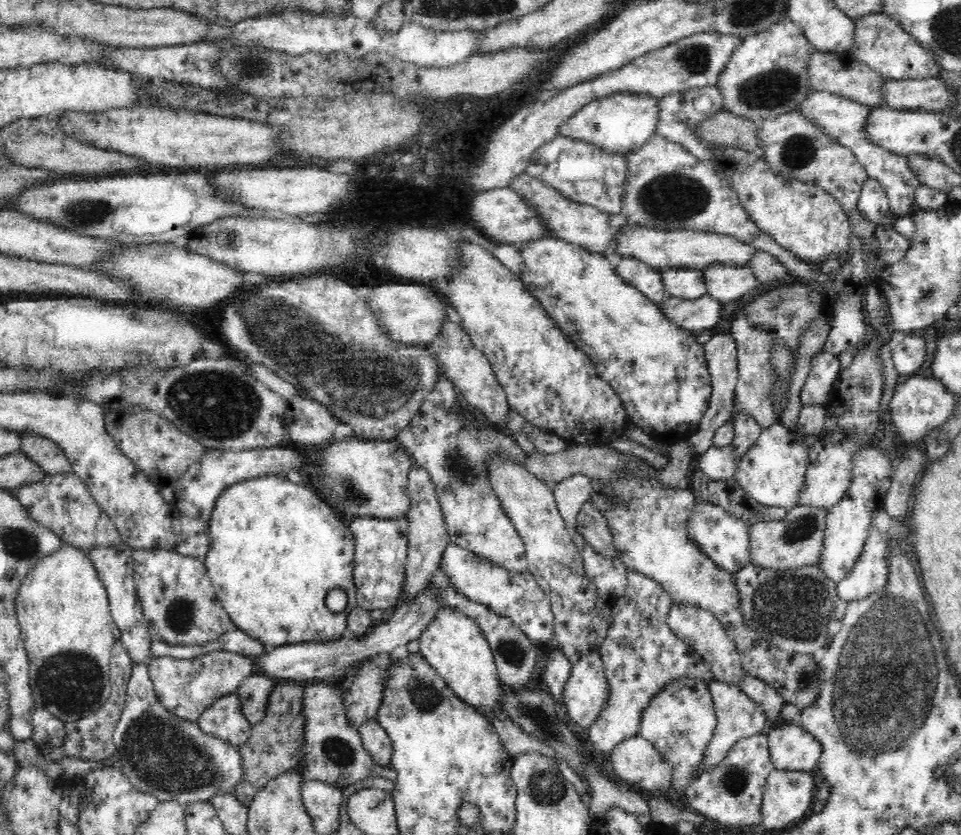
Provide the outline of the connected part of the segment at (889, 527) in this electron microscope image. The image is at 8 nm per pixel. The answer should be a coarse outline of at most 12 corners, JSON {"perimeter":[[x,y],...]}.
{"perimeter":[[872,510],[868,536],[847,578],[837,584],[834,618],[888,580],[885,540],[901,543],[906,521]]}

